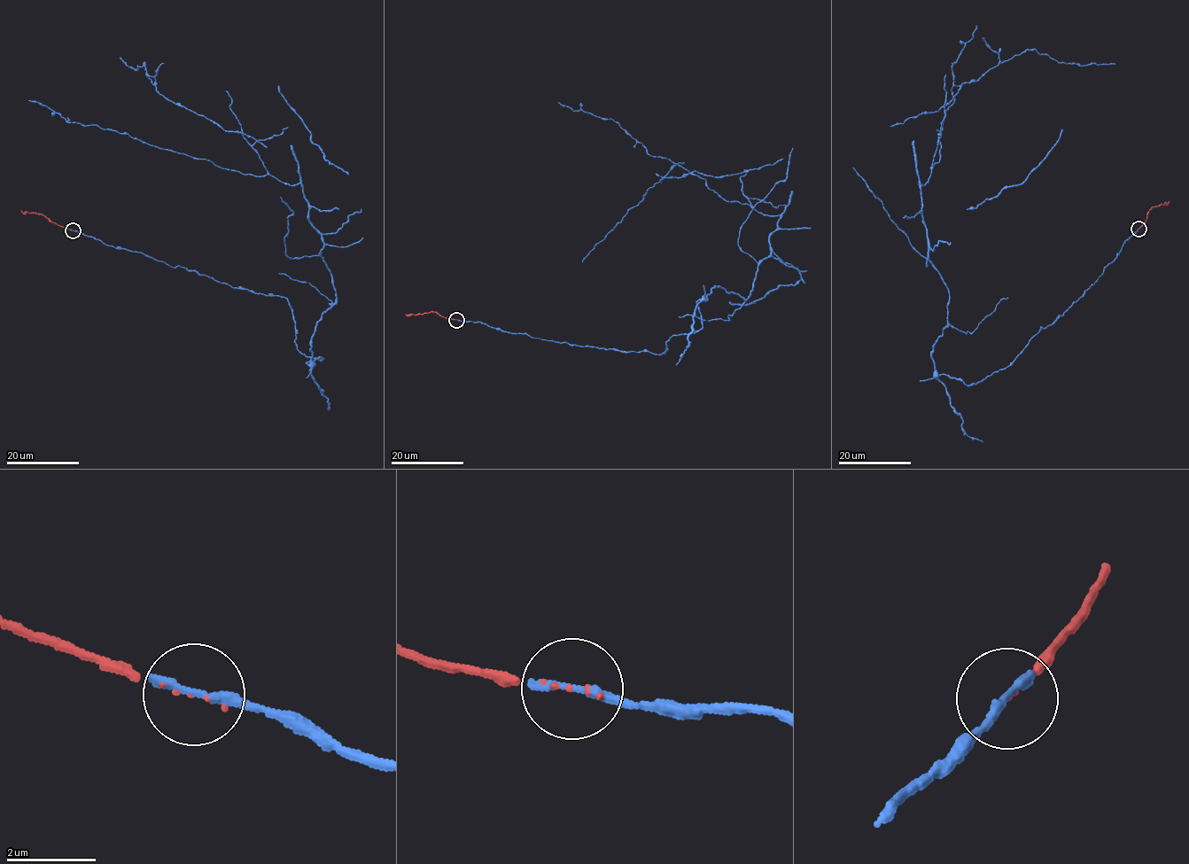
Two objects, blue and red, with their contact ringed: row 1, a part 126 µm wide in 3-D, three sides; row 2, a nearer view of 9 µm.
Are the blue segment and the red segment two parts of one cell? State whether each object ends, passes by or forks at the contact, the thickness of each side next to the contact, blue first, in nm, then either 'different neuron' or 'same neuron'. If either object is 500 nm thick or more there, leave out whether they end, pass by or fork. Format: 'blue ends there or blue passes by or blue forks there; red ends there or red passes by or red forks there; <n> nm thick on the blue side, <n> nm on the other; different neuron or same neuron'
blue ends there; red ends there; 240 nm thick on the blue side, 60 nm on the other; same neuron

